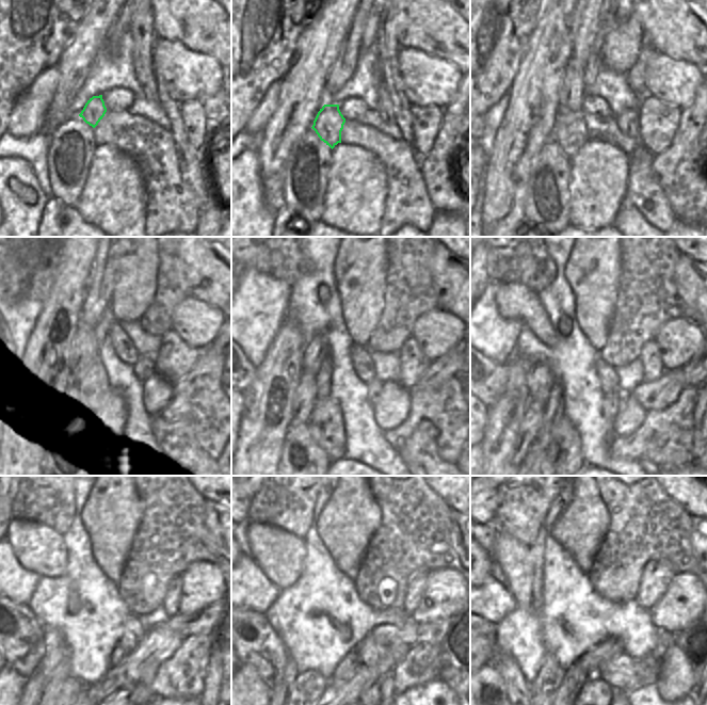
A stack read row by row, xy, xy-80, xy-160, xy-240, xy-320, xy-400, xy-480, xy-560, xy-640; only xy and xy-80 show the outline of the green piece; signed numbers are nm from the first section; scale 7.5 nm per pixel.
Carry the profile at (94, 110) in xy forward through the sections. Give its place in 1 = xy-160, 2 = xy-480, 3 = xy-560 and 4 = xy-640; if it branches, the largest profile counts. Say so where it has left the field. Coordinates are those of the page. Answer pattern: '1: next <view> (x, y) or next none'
1: next xy-160 (571, 133)
2: next xy-480 (84, 692)
3: next none
4: next none

